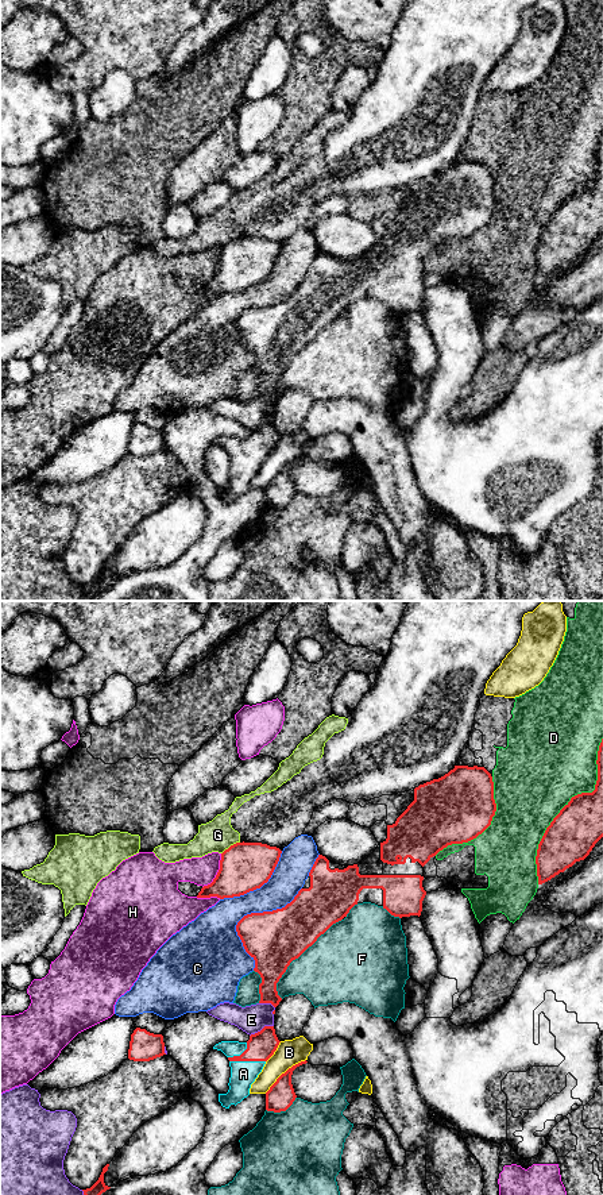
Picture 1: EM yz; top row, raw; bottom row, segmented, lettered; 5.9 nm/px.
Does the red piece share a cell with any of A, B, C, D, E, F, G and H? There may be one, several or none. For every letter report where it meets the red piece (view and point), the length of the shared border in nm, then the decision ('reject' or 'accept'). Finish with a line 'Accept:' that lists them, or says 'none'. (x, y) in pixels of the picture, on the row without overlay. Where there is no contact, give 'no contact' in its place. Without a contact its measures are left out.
A: yz (247, 455) | 220 nm | accept
B: yz (285, 467) | 320 nm | reject
C: yz (247, 309) | 550 nm | reject
D: yz (568, 199) | 950 nm | reject
E: yz (262, 424) | 160 nm | reject
F: yz (298, 351) | 600 nm | reject
G: yz (231, 241) | 130 nm | reject
H: yz (217, 268) | 240 nm | reject
Accept: A

